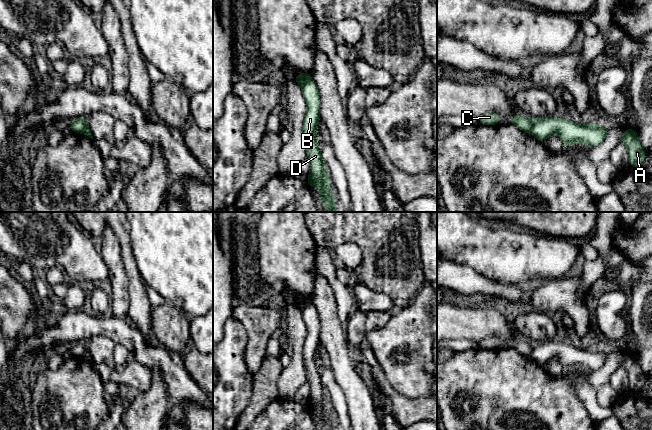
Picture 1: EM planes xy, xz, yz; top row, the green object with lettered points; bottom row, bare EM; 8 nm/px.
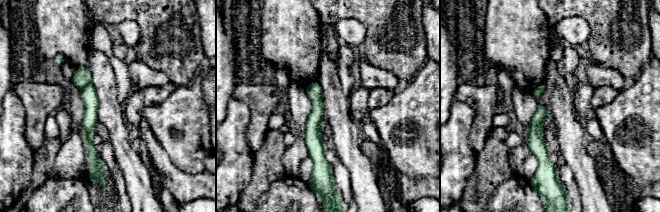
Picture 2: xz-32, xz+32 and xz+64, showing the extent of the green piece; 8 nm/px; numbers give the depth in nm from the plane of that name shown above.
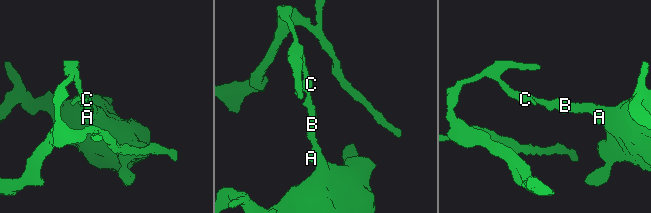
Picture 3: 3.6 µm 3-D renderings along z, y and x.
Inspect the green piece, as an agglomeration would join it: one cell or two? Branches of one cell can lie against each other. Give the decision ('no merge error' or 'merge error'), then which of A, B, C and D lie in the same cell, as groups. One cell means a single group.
merge error | A B D / C

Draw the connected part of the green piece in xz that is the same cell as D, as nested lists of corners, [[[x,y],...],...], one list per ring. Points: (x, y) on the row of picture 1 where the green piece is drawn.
[[[310,80],[302,86],[302,94],[307,102],[302,131],[306,153],[310,160],[310,174],[306,182],[309,187],[315,186],[321,190],[319,200],[326,206],[326,212],[337,212],[338,208],[328,180],[328,170],[321,158],[321,149],[315,139],[316,125],[320,121],[320,96],[315,82]]]

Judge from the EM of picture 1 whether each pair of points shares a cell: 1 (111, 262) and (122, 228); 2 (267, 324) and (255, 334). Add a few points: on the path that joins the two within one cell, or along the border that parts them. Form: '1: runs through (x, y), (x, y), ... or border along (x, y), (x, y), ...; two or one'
1: border along (106, 224), (119, 243), (124, 263); two
2: runs through (264, 325), (258, 331); one

